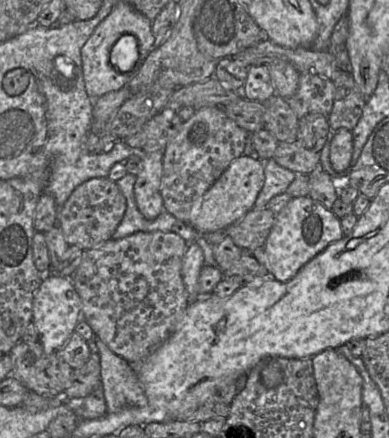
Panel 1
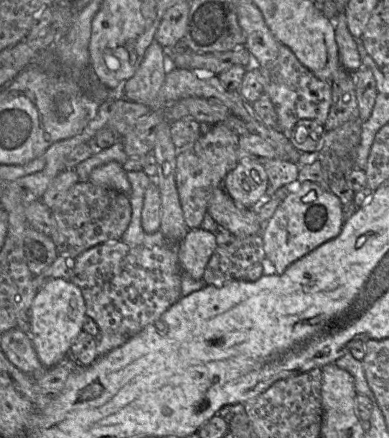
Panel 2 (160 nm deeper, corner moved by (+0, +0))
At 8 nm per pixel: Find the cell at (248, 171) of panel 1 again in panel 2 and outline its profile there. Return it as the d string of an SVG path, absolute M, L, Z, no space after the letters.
M244 157L225 175L222 185L236 203L256 207L265 198L267 182L264 166Z

